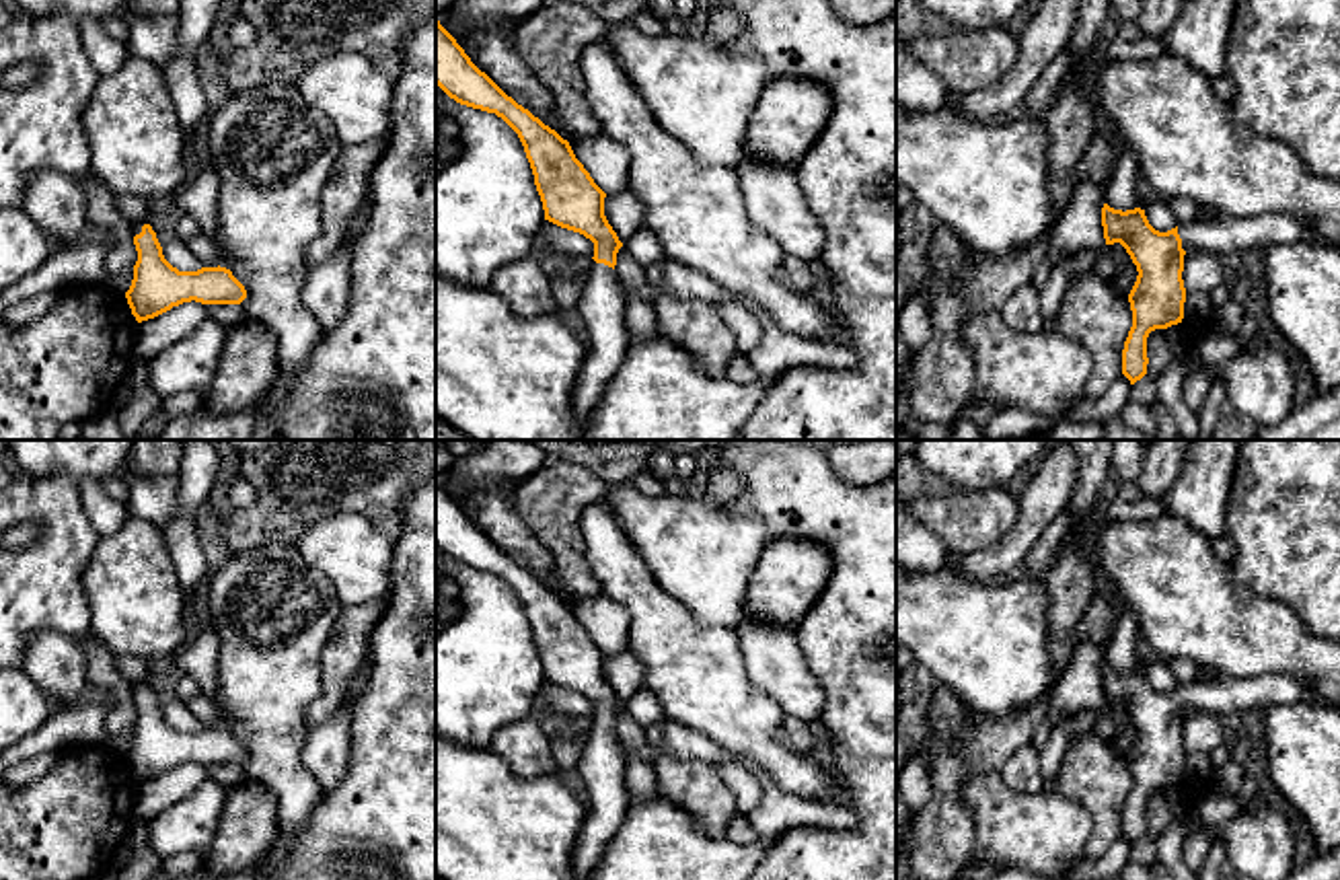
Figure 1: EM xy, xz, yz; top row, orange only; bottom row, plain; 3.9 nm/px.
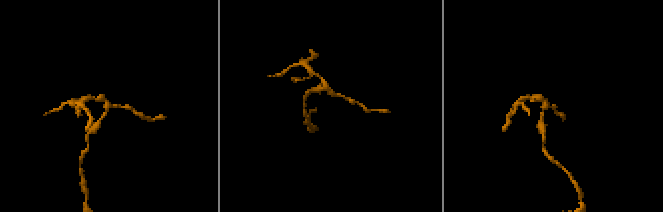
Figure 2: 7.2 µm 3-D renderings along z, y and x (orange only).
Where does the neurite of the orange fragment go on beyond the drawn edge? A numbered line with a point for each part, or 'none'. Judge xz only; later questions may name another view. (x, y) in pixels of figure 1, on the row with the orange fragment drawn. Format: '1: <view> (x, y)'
1: xz (603, 305)

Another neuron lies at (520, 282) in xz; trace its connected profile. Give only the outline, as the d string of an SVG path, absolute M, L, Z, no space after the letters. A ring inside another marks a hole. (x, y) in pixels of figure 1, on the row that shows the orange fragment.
M534 253L497 267L489 288L522 319L555 315L559 308L553 300L551 280Z

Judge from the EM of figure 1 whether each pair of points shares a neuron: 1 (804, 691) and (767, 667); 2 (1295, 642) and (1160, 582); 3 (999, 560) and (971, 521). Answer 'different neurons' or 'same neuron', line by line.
1: same neuron
2: same neuron
3: different neurons

